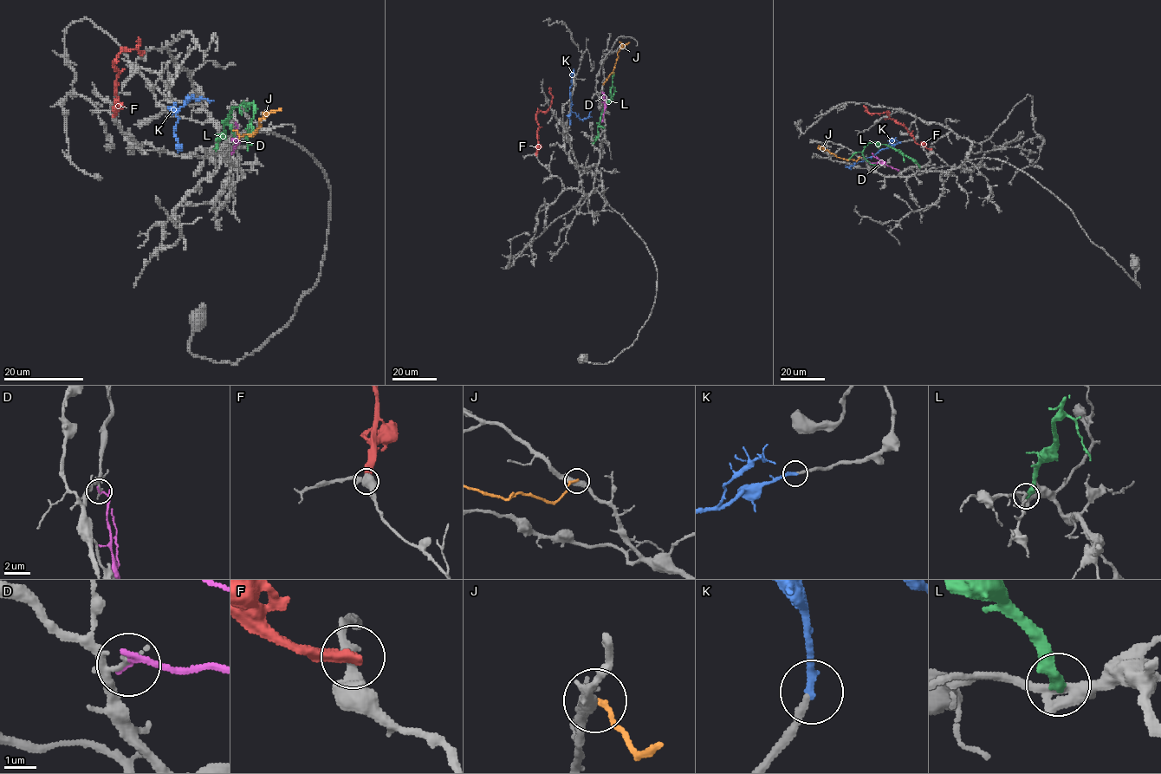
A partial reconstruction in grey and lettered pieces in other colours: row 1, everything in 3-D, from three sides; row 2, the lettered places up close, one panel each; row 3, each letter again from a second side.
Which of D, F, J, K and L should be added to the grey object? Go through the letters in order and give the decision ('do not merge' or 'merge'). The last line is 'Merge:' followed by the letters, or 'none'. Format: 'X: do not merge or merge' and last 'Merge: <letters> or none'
D: do not merge
F: do not merge
J: do not merge
K: merge
L: do not merge
Merge: K

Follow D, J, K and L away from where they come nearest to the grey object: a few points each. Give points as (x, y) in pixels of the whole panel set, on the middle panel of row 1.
D: (602, 93), (604, 108), (602, 122)
J: (604, 84), (612, 71), (618, 53), (629, 42)
K: (570, 124), (570, 87), (574, 68)
L: (593, 143), (604, 107), (614, 91), (612, 86), (610, 98)

